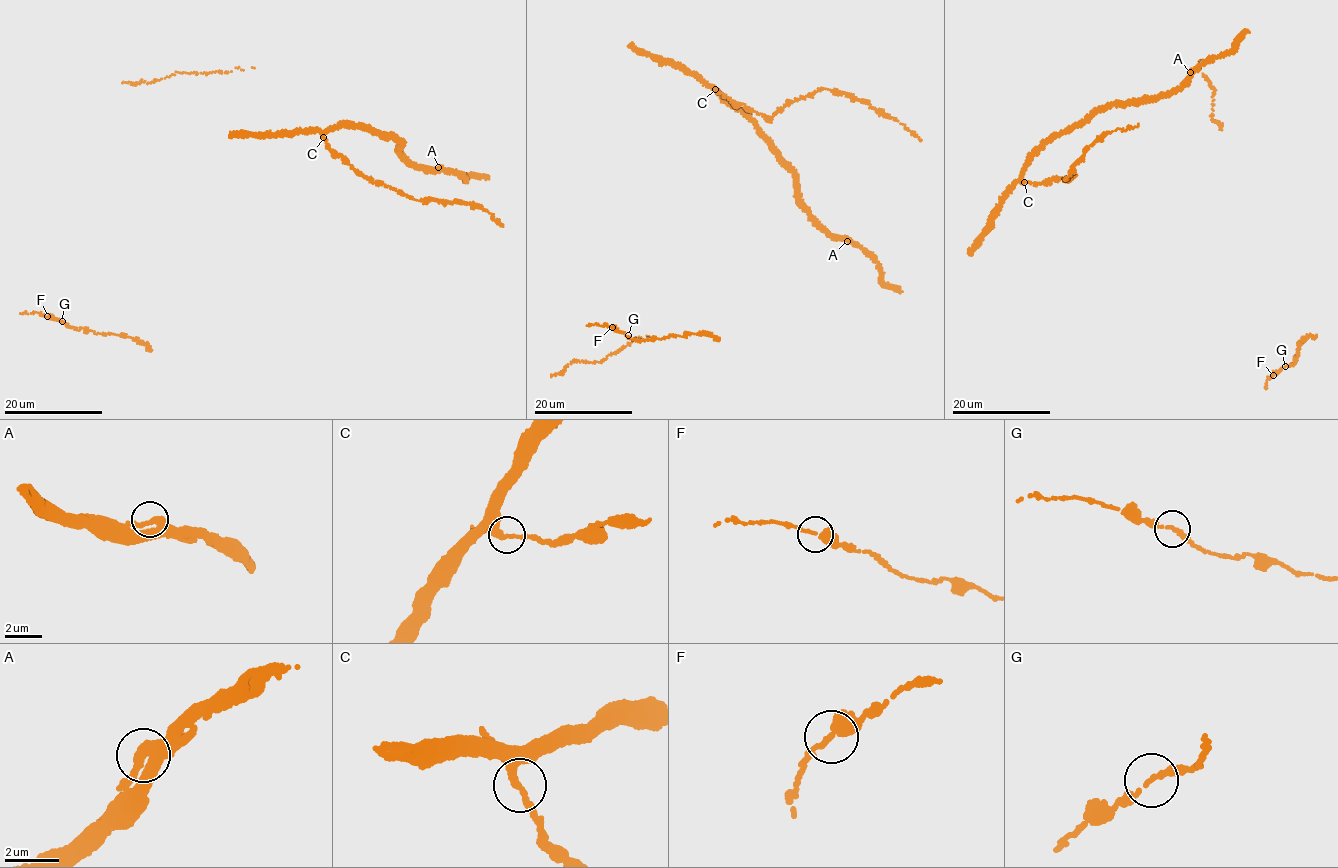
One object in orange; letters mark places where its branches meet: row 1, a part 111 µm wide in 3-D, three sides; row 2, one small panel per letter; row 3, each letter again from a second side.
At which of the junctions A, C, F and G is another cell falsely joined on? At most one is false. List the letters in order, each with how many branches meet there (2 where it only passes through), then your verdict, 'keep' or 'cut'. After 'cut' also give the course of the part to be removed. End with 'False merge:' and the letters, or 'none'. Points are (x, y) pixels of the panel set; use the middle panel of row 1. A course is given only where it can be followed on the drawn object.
A: branches 2; keep
C: branches 2; keep
F: branches 2; keep
G: branches 2; keep
False merge: none

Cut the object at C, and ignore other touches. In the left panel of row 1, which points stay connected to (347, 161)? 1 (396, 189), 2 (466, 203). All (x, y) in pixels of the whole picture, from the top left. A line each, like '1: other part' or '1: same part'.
1: same part
2: same part

